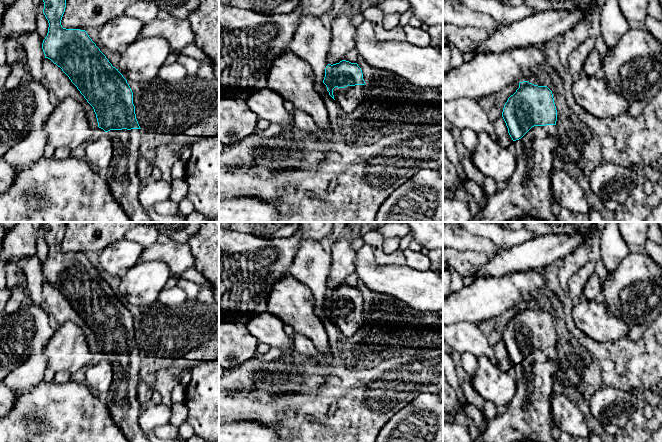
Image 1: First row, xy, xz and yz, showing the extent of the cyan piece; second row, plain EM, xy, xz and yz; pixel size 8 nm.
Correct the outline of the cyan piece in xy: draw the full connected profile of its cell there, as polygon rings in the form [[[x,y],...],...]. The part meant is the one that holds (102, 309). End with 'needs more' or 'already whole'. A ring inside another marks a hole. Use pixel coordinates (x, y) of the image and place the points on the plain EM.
[[[43,222],[43,226],[43,237],[49,247],[47,260],[42,267],[45,282],[50,283],[69,301],[93,331],[98,351],[111,362],[113,380],[106,401],[110,415],[128,442],[150,442],[139,424],[142,408],[138,401],[137,384],[141,379],[141,352],[136,343],[133,316],[127,304],[112,290],[85,254],[62,251],[66,222]]]; needs more

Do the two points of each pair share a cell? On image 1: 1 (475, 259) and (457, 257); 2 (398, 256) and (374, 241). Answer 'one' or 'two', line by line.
1: one
2: one

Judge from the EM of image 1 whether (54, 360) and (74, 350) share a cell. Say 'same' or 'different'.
same

